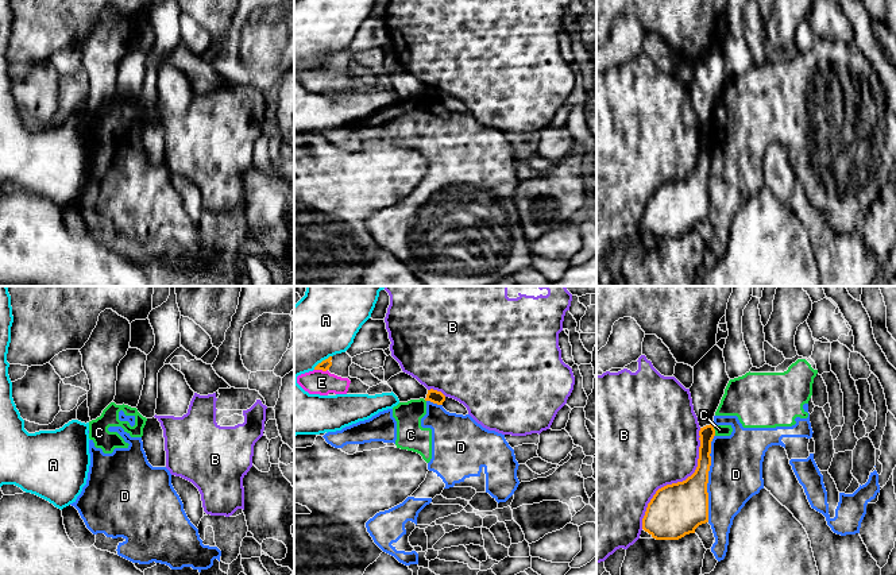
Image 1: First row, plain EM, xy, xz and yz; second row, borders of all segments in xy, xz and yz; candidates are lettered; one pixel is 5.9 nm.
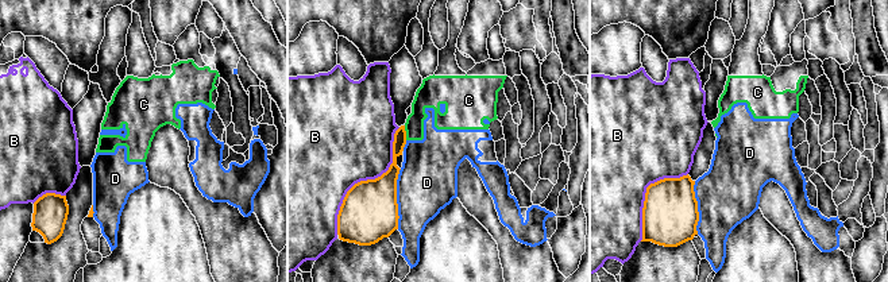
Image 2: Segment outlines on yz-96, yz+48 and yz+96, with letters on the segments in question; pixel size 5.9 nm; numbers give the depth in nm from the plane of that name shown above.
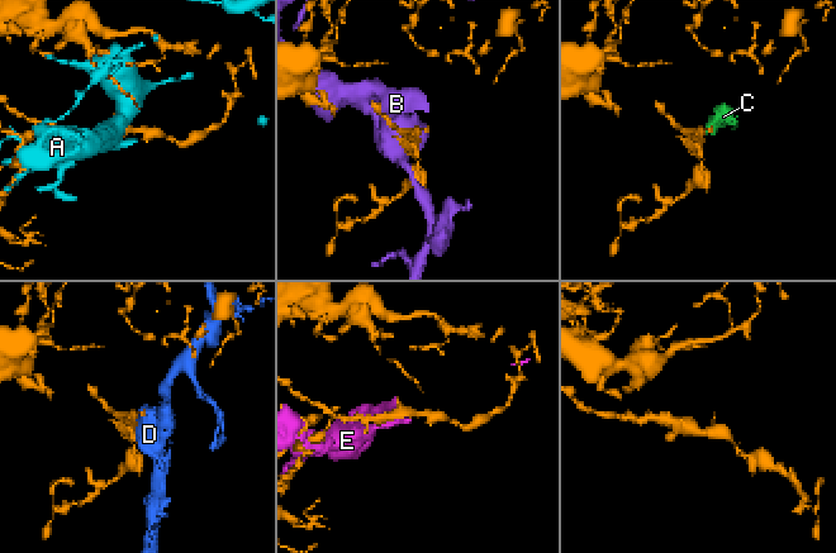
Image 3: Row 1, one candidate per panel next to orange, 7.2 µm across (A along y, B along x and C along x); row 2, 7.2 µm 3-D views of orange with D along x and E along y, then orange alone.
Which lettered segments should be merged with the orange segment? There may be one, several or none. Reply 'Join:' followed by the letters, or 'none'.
Join: none

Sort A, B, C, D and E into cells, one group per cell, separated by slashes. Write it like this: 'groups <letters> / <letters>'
groups A / B / C D / E

